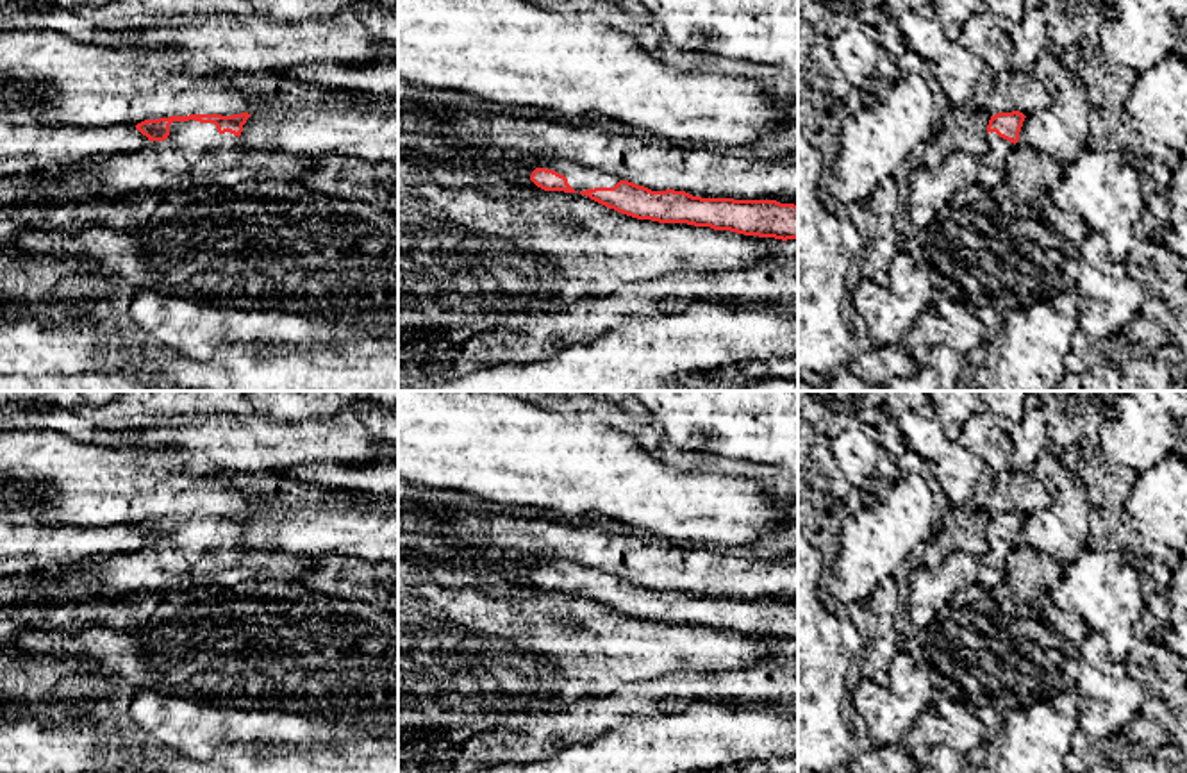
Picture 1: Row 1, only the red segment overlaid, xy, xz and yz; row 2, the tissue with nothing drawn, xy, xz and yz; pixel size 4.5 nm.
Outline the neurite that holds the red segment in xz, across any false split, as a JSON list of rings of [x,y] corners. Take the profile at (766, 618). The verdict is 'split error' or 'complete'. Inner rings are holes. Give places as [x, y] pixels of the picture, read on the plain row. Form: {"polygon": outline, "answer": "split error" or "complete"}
{"polygon": [[[473,546],[468,559],[473,564],[489,561],[500,566],[514,568],[521,573],[528,573],[530,580],[544,591],[580,593],[609,609],[637,619],[687,623],[782,641],[798,639],[798,605],[794,603],[780,603],[776,600],[701,598],[675,589],[652,591],[644,586],[619,580],[609,573],[575,564],[553,552],[527,555],[512,550],[480,550]]], "answer": "split error"}

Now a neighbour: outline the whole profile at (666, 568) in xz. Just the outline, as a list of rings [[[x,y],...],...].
[[[461,509],[418,511],[414,516],[436,516],[453,525],[452,537],[462,537],[480,550],[512,550],[527,555],[559,552],[560,557],[619,580],[644,586],[652,591],[685,591],[701,598],[734,600],[787,600],[798,598],[798,564],[782,564],[773,559],[741,559],[719,553],[710,546],[668,544],[657,537],[646,543],[643,537],[609,534],[596,527],[569,527],[552,514],[535,509],[512,514],[469,512]]]

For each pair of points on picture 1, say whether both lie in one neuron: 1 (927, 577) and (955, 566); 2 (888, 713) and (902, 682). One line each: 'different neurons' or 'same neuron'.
1: same neuron
2: same neuron

